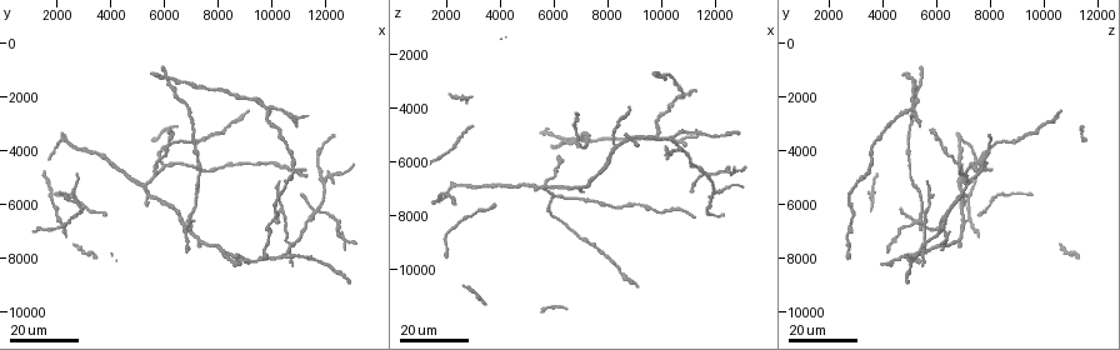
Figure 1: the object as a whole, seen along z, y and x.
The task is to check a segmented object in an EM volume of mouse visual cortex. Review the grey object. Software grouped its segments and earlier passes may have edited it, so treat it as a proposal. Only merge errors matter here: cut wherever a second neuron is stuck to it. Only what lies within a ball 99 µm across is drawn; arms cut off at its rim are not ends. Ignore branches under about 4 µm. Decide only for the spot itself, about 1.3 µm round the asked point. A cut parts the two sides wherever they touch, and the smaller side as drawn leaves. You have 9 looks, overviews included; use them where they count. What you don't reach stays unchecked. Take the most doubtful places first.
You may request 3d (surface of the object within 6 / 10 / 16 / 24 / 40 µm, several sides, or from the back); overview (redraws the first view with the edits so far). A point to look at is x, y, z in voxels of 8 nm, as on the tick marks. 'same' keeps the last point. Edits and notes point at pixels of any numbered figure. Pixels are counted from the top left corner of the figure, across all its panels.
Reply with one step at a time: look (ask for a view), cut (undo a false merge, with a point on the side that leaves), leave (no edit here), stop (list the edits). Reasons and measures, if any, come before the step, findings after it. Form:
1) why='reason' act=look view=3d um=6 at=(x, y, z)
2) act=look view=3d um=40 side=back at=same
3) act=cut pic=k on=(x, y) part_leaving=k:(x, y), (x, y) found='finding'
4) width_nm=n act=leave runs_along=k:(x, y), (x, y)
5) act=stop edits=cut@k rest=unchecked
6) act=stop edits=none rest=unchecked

why='branch point' act=look view=3d um=16 at=(12000, 5300, 7200)

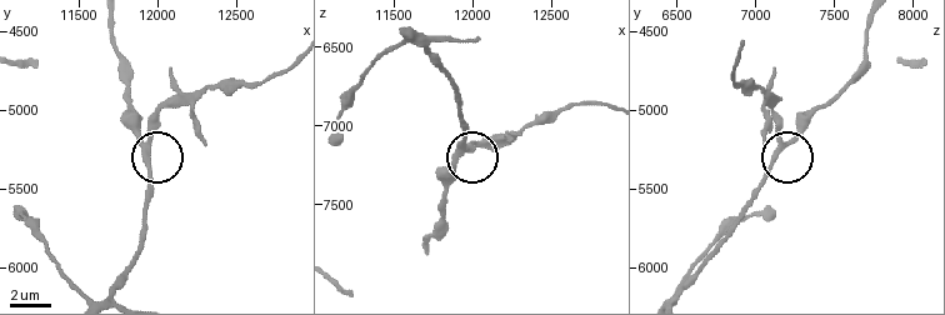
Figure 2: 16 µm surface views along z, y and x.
act=look view=3d um=10 at=(11920, 5220, 7180)

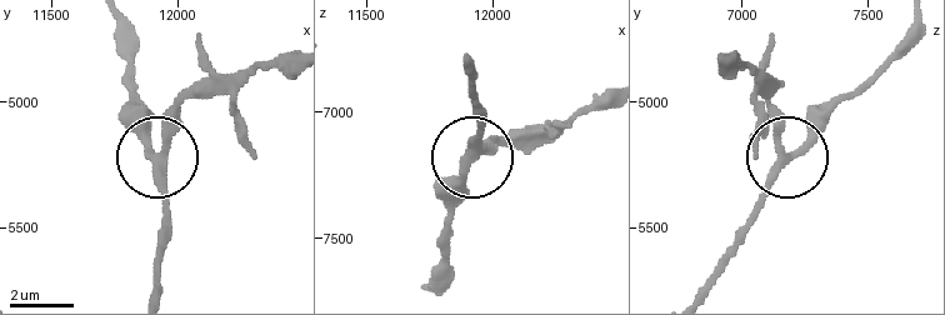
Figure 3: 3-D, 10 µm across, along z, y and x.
why='from behind' act=look view=3d um=10 side=back at=(11920, 5220, 7200)

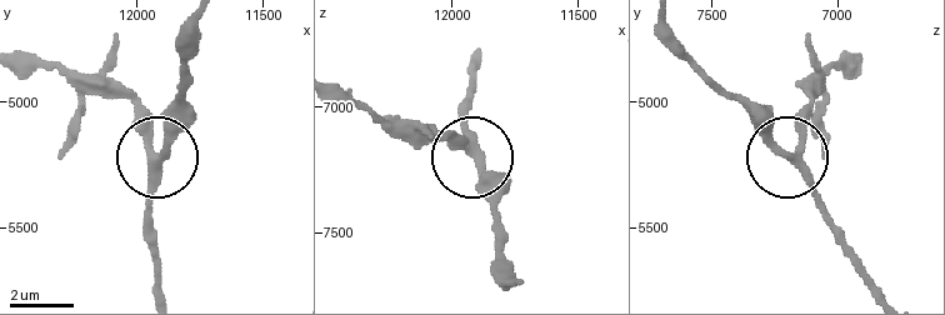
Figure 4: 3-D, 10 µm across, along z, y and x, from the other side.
side_arm_um=13 arms=3 act=leave found='one neuron here'

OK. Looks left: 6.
why='three-way junction' act=look view=3d um=16 at=(2800, 5900, 3500)

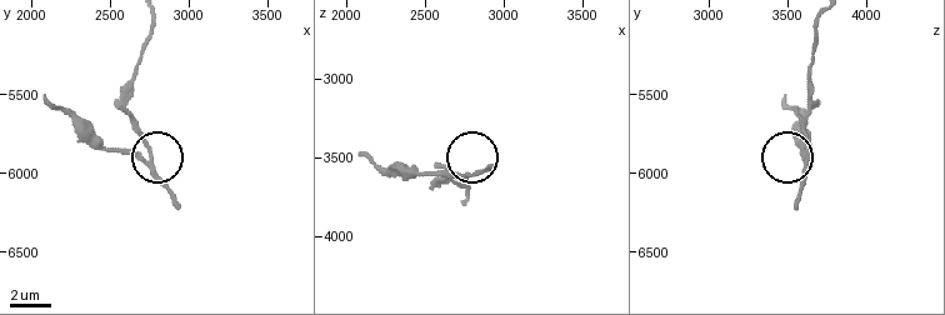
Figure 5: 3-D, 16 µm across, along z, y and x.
why='closer look' act=look view=3d um=6 at=(2700, 5860, 3600)

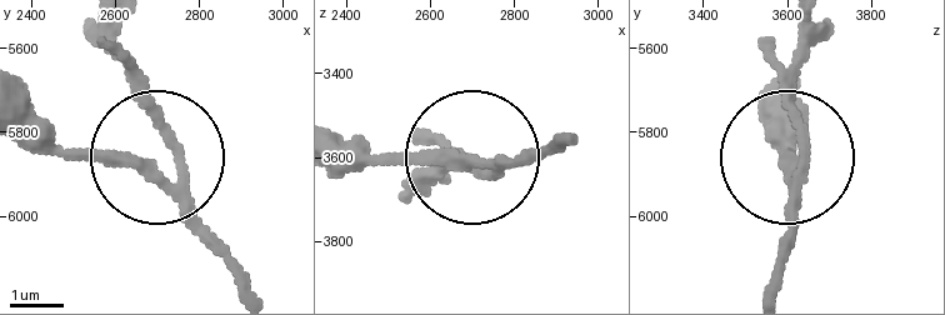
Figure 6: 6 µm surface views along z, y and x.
arms=3 act=leave found='all the same neuron'

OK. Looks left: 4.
why='two arms at a narrow angle' act=look view=3d um=24 at=(8900, 8100, 5100)

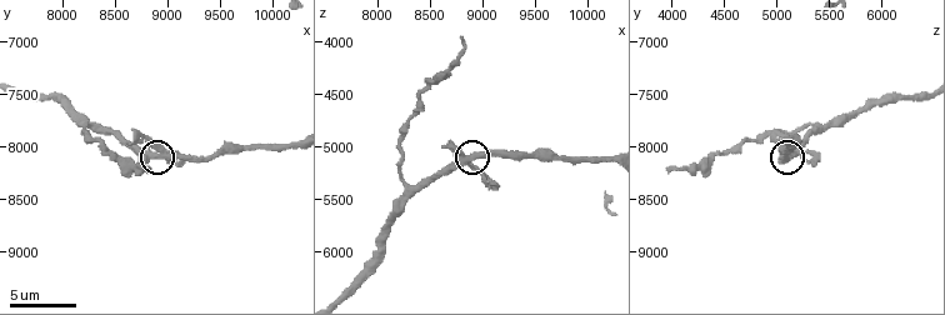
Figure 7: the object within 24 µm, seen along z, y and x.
act=look view=3d um=6 at=(8880, 8040, 5160)

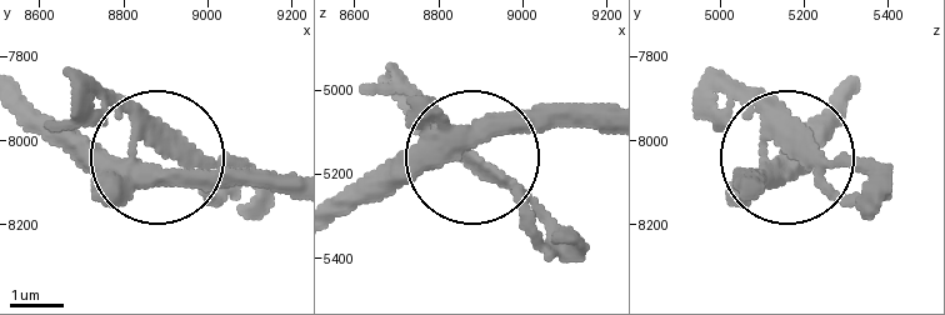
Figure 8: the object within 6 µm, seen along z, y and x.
width_nm=320 act=cut pic=8 on=(85, 124) part_leaving=8:(129, 164), (155, 145), (223, 199), (271, 208) found='two neurons meet here'

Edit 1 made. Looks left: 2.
why='three arms meet' act=look view=3d um=24 at=(2000, 6500, 7300)

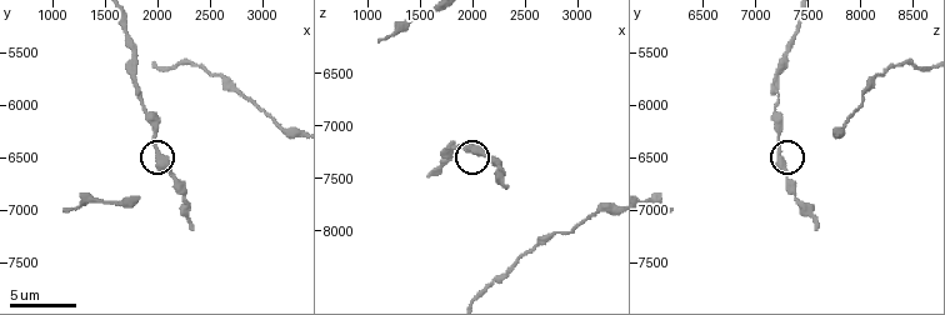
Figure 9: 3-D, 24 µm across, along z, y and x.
act=look view=3d um=6 at=(2040, 6560, 7220)

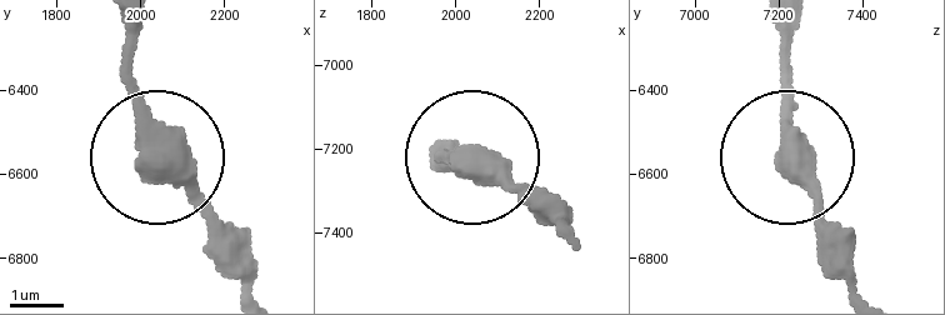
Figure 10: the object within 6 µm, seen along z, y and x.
width_nm=340 act=leave found='continuous, no second neuron'

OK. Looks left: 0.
act=stop edits=cut@8 rest=unchecked

